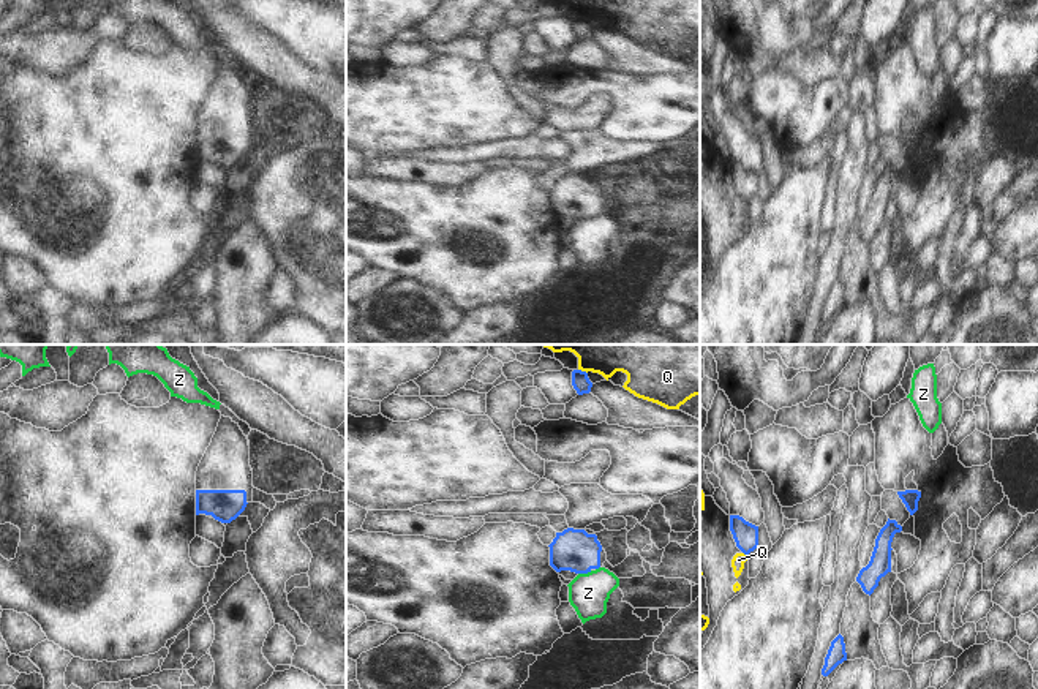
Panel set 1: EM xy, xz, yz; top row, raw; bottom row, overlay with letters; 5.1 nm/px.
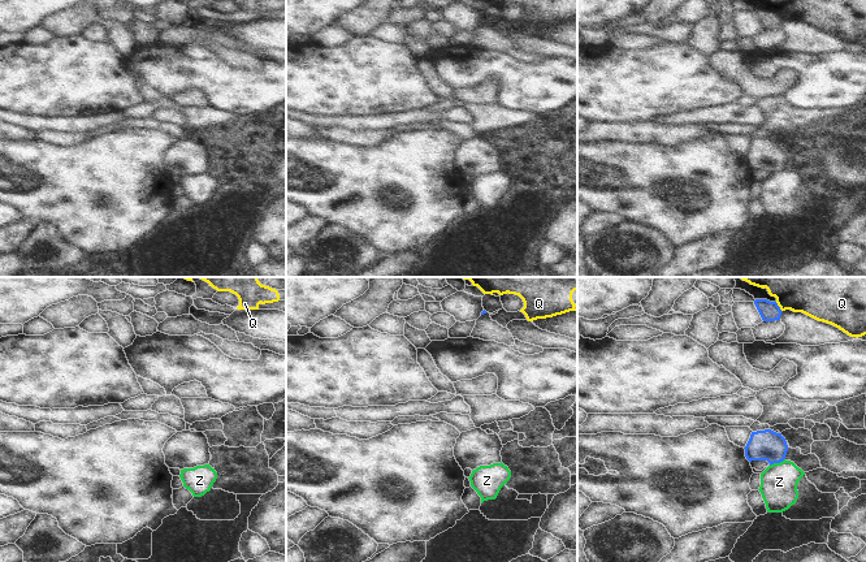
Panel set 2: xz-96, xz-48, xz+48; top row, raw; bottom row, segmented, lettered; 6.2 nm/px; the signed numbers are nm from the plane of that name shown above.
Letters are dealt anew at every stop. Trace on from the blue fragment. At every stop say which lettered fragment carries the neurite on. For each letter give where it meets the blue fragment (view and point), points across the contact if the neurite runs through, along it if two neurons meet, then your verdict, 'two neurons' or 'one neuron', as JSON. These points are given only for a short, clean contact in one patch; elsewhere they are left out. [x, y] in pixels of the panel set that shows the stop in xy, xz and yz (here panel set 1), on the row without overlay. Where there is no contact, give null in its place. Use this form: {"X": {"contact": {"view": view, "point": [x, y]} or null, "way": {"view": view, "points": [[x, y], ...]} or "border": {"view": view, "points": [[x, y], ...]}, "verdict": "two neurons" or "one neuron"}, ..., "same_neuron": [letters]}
{"Q": {"contact": {"view": "xz", "point": [583, 18]}, "border": {"view": "xz", "points": [[579, 15], [586, 19]]}, "verdict": "two neurons"}, "Z": {"contact": {"view": "xz", "point": [585, 218]}, "border": {"view": "xz", "points": [[591, 217], [579, 220]]}, "verdict": "two neurons"}, "same_neuron": []}

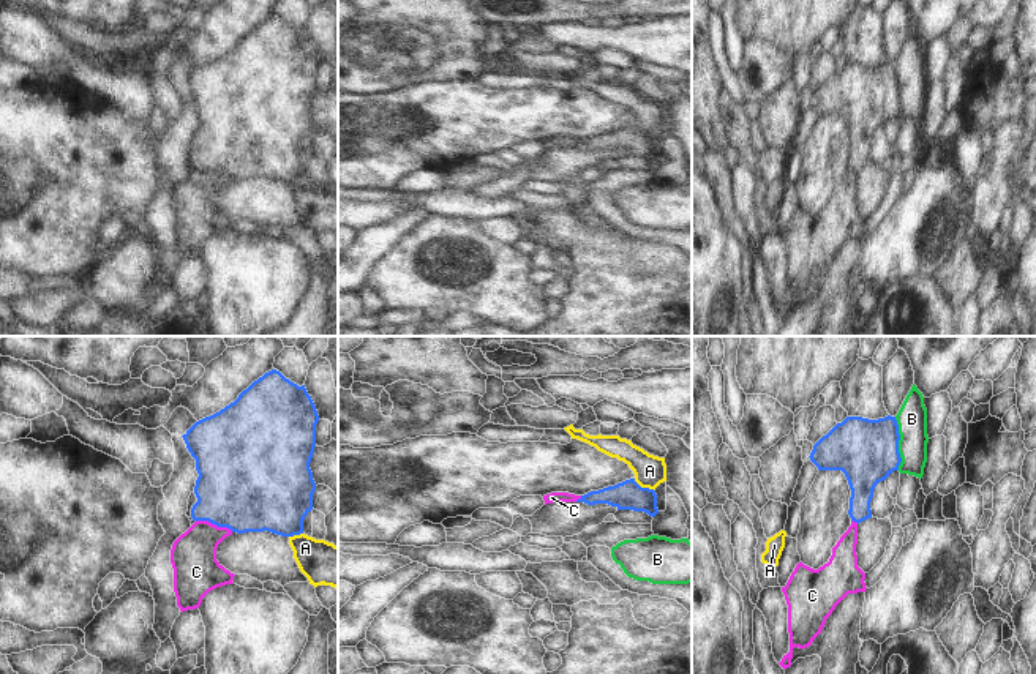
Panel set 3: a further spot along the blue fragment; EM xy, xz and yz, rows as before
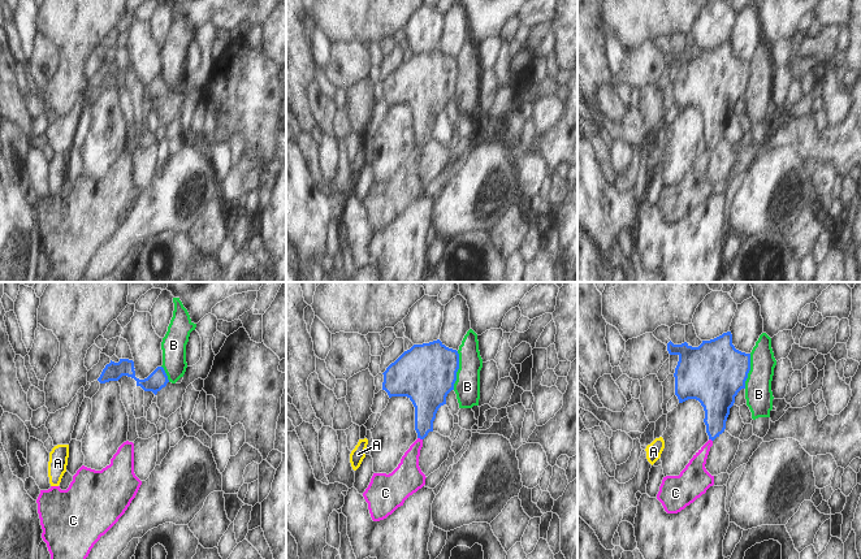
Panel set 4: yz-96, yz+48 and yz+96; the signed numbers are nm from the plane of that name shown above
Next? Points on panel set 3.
{"A": {"contact": {"view": "xz", "point": [643, 134]}, "border": {"view": "xz", "points": [[634, 125], [641, 133], [653, 136]]}, "verdict": "two neurons"}, "B": {"contact": {"view": "yz", "point": [897, 90]}, "border": {"view": "yz", "points": [[894, 63], [899, 73], [899, 116]]}, "verdict": "two neurons"}, "C": {"contact": {"view": "xy", "point": [215, 171]}, "border": {"view": "xy", "points": [[196, 166], [206, 166], [232, 177]]}, "verdict": "two neurons"}, "same_neuron": []}

